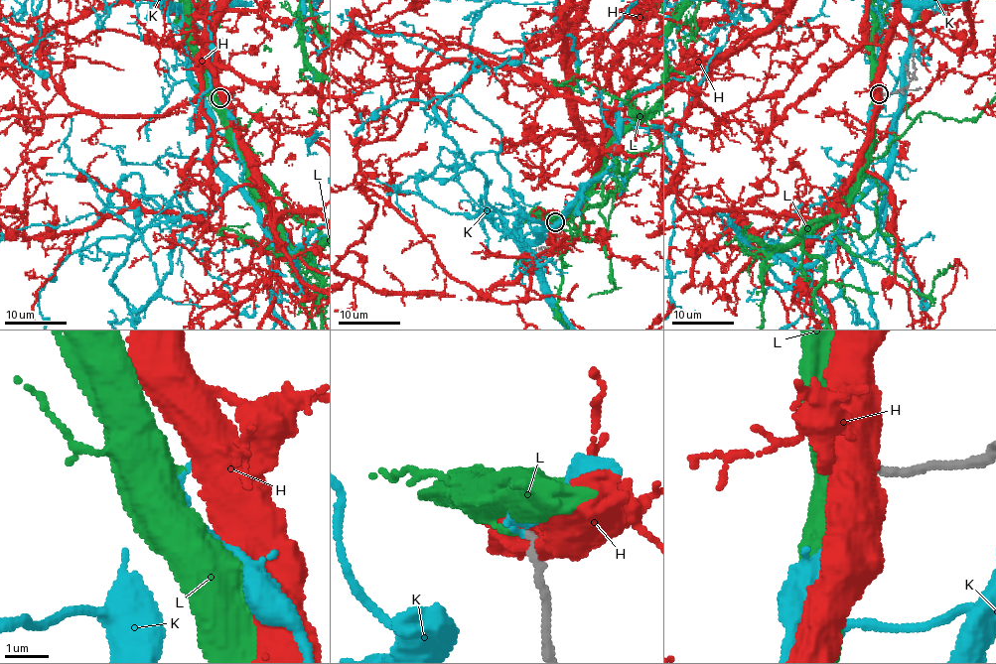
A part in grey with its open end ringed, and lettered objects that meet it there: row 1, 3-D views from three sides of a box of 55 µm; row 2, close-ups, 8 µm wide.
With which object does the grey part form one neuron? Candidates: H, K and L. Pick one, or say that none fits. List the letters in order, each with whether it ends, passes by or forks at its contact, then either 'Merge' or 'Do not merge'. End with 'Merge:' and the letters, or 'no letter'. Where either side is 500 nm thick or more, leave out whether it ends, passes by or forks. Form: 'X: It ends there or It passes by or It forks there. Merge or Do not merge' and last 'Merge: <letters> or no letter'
H: Do not merge
K: It ends there. Do not merge
L: It ends there. Merge
Merge: L

